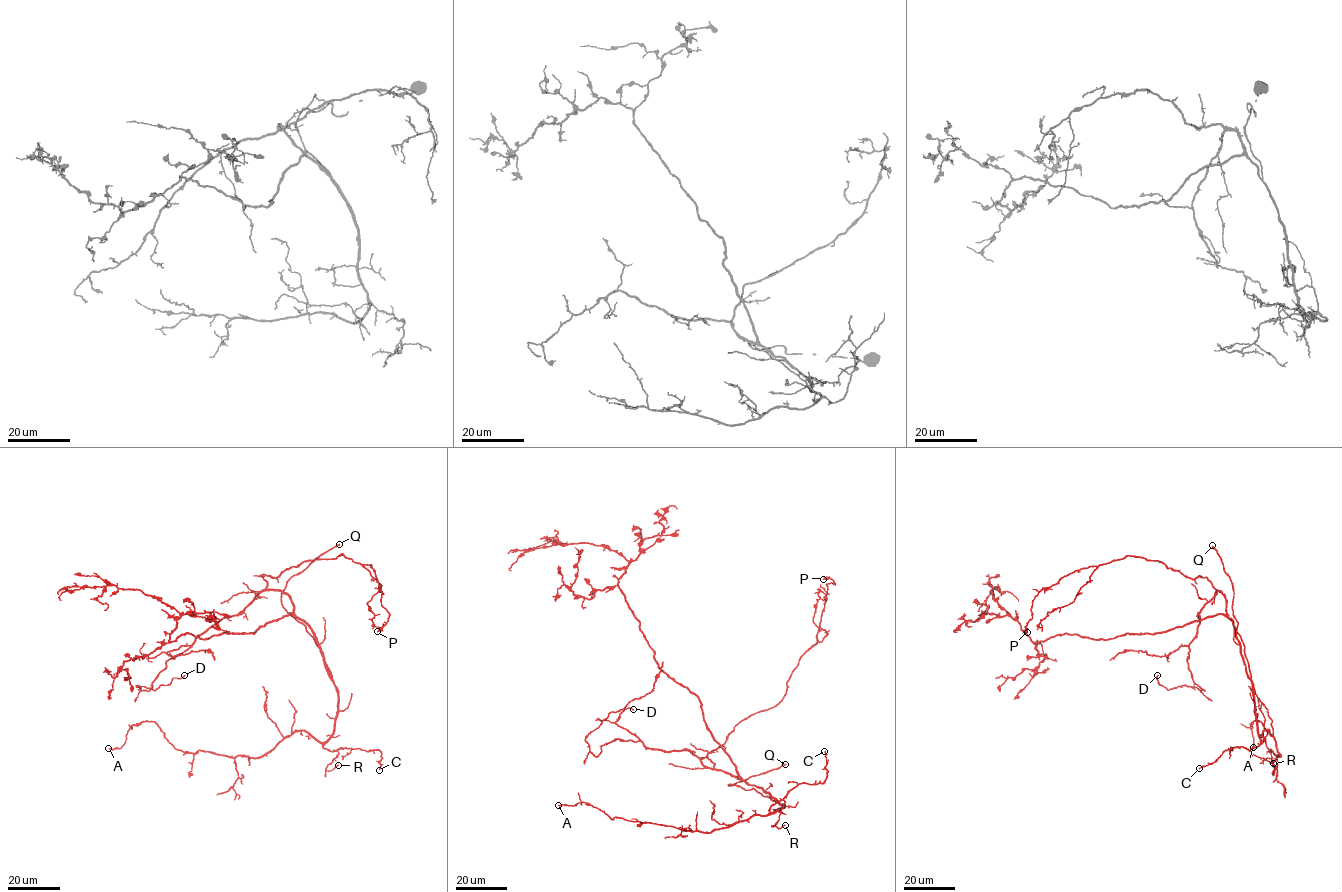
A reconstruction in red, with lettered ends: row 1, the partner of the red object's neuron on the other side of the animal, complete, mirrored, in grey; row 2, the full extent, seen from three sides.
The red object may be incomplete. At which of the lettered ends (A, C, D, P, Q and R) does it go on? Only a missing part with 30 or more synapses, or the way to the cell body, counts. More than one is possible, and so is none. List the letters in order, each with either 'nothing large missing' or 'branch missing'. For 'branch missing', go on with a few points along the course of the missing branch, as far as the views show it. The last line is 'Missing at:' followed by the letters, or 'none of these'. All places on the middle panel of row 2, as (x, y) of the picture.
A: nothing large missing
C: nothing large missing
D: nothing large missing
P: nothing large missing
Q: branch missing
R: nothing large missing
Missing at: Q

